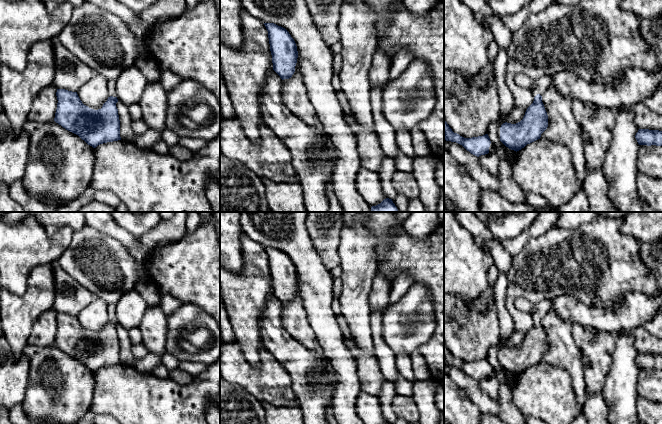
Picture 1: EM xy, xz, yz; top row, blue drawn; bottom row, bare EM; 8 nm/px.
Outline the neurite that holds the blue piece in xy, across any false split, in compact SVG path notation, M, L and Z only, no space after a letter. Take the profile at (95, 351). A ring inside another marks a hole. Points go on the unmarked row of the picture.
M116 304L108 305L109 321L101 333L94 334L84 329L77 316L65 313L57 313L57 333L54 345L66 354L78 359L88 369L96 372L98 369L121 364L120 344L116 327L118 326L116 317Z

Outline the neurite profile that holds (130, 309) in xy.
M132 289L116 303L117 323L128 331L138 328L147 308L143 297Z

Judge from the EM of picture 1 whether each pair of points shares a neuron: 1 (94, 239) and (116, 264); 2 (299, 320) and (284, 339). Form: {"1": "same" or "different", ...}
{"1": "same", "2": "different"}

